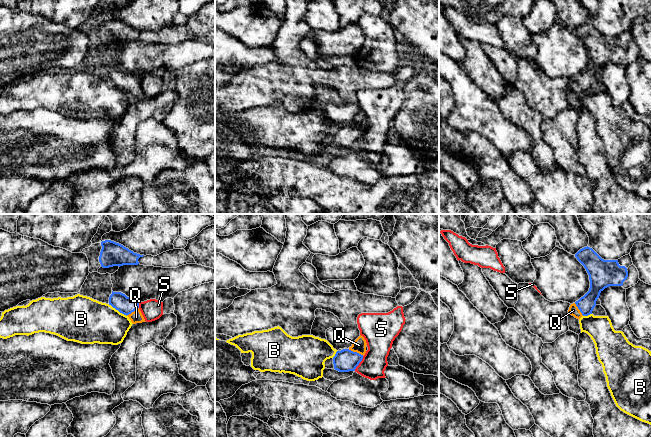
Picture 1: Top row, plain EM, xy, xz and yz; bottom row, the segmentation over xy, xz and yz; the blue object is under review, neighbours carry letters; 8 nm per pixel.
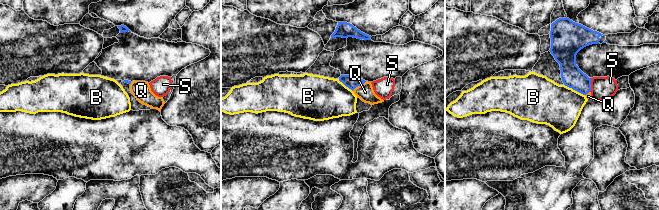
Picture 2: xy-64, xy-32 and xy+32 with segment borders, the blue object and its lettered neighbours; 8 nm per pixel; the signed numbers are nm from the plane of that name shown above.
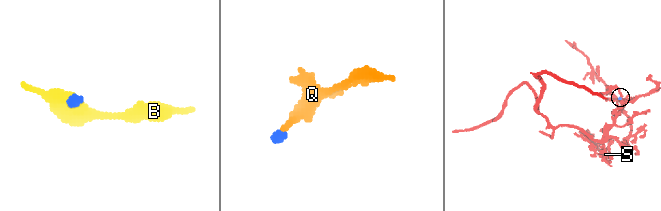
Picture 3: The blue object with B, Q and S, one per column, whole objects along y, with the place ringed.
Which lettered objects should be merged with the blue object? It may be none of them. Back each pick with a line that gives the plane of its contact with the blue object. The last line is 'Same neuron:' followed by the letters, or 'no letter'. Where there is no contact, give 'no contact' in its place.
Q: meets blue in xz
Same neuron: Q

